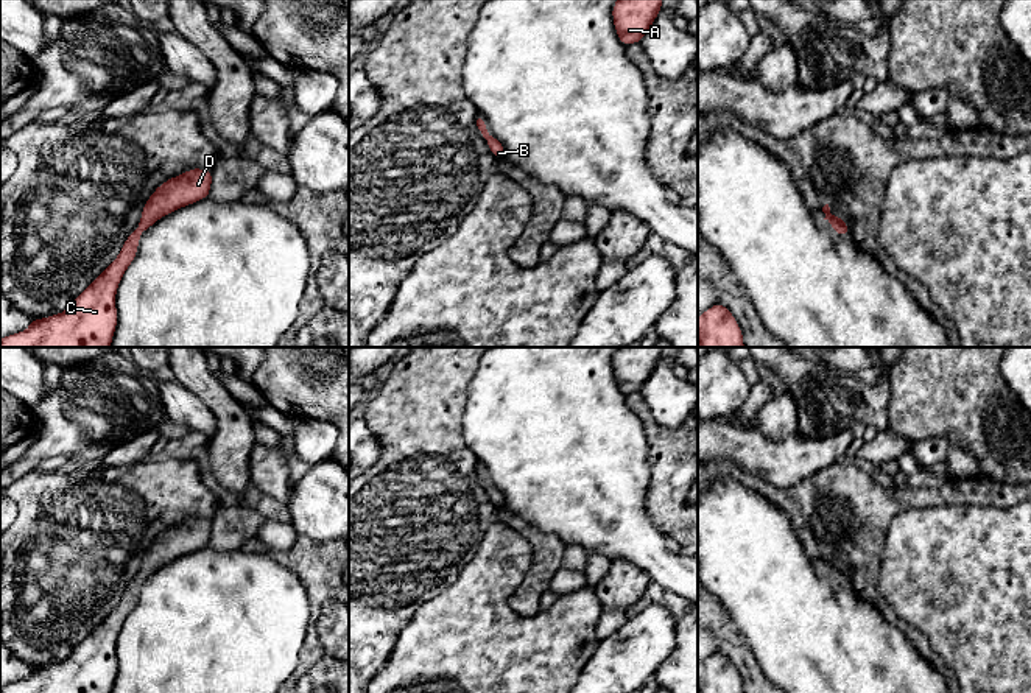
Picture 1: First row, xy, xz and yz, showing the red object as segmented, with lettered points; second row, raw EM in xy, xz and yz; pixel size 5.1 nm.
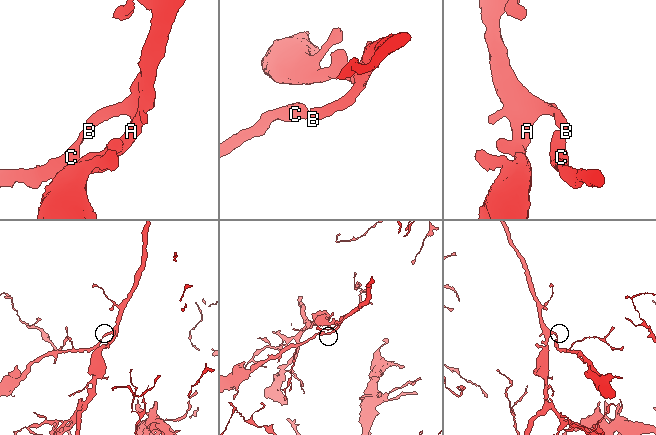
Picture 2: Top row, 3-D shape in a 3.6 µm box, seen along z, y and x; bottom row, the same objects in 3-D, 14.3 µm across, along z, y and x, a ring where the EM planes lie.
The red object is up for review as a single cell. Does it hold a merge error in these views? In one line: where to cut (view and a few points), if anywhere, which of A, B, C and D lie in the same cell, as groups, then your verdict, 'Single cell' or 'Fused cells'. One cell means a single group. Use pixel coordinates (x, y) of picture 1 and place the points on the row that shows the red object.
No split. Groups: A B C D. Single cell

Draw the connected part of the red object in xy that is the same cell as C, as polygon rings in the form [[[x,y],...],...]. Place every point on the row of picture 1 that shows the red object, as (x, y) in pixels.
[[[192,168],[167,179],[146,199],[139,227],[129,232],[117,259],[58,315],[31,319],[26,330],[0,338],[0,347],[111,347],[118,321],[115,294],[137,255],[140,234],[162,216],[209,198],[212,170]]]

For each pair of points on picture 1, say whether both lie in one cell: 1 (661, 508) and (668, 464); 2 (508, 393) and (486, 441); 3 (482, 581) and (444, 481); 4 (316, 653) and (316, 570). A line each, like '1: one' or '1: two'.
1: one
2: one
3: two
4: one

